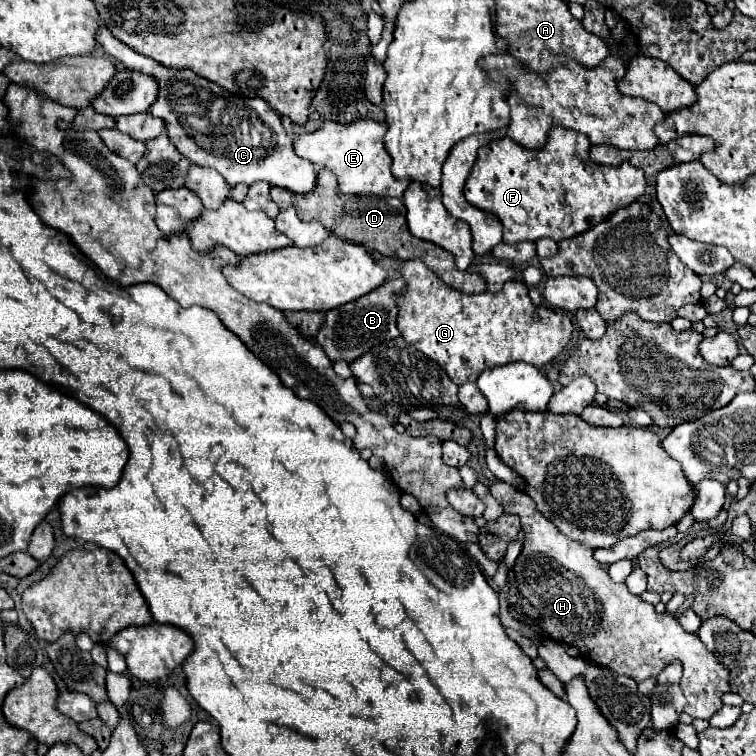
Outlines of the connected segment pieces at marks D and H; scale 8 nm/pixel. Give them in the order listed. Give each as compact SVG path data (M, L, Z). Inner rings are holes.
M327 169L317 172L317 186L313 192L309 194L295 194L295 192L287 192L285 188L271 188L271 198L279 208L287 208L287 206L295 206L299 218L303 222L311 222L317 220L321 222L325 228L329 228L331 234L339 236L341 240L351 240L357 242L361 246L365 246L367 250L375 250L383 256L393 256L399 260L413 260L419 258L423 260L445 284L449 284L451 288L463 292L463 294L481 294L487 290L487 286L483 284L483 276L475 276L471 272L463 272L457 268L457 278L455 278L455 258L451 256L451 252L419 240L415 236L411 236L409 228L407 228L407 220L405 220L405 204L399 198L377 198L377 196L345 196L341 194L337 178L333 172Z
M495 482L491 484L491 494L501 502L505 512L521 516L521 526L525 534L525 544L523 552L519 554L515 562L515 576L517 576L517 588L519 592L541 612L541 622L545 632L561 644L569 644L581 650L581 656L585 660L591 660L599 666L607 666L617 674L625 674L637 682L657 676L671 660L681 660L683 662L683 692L687 698L685 712L691 714L693 718L703 718L709 720L711 714L715 714L723 702L723 694L731 692L729 686L729 670L705 648L705 644L699 640L697 634L685 632L681 624L675 620L671 614L657 614L655 608L647 602L643 602L639 596L631 594L625 584L617 584L609 578L607 570L593 558L593 550L589 546L583 546L555 528L537 508L535 502L521 490L515 490L515 486L509 486L505 482Z

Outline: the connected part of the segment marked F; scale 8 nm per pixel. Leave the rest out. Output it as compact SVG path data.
M553 128L549 140L539 150L527 150L515 144L509 136L501 140L493 140L491 144L479 148L477 160L473 164L469 176L469 188L465 184L465 198L479 210L495 214L503 224L503 240L507 244L523 242L523 240L539 240L551 238L555 242L573 238L591 230L603 218L611 216L619 208L627 208L629 204L637 202L645 192L645 176L641 168L623 162L619 168L613 166L599 166L589 158L591 142L587 136L579 132L569 132L565 128Z

